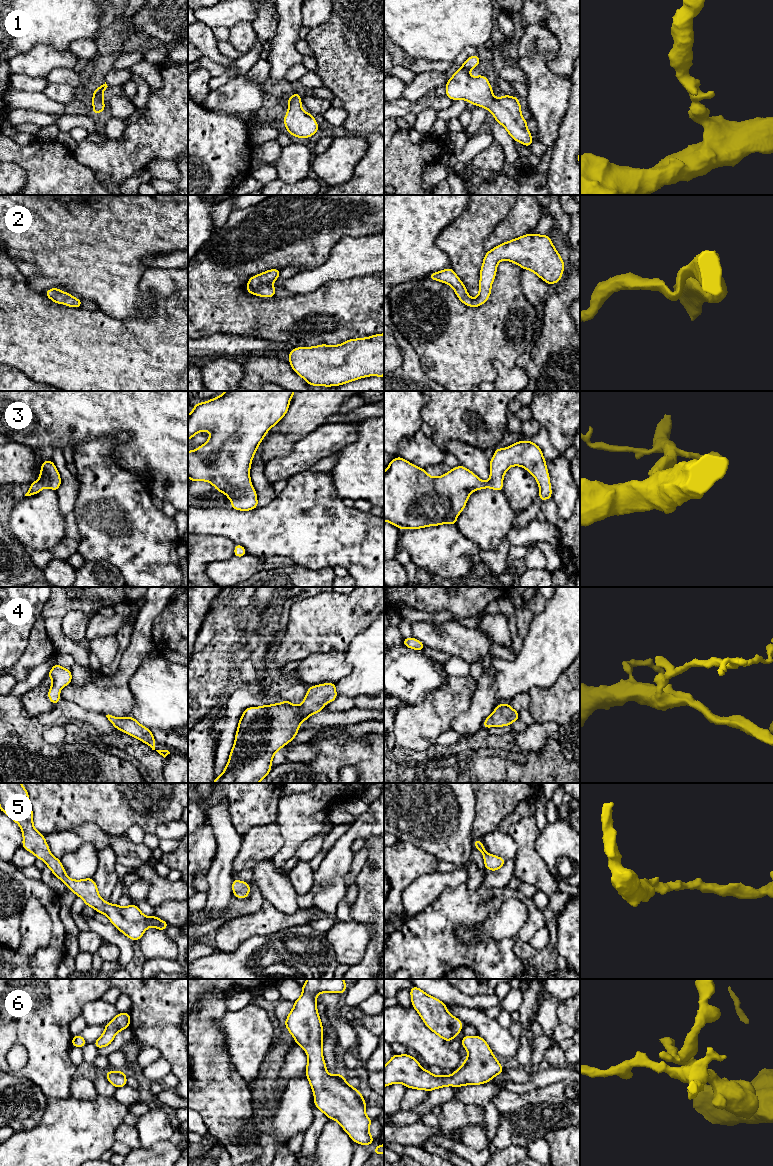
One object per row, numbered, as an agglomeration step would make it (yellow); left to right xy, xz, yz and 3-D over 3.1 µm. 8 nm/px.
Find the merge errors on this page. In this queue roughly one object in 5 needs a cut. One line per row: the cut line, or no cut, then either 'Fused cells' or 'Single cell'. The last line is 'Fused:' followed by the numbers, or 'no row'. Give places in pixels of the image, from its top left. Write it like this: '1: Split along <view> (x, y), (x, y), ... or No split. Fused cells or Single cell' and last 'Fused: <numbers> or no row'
1: No split. Single cell
2: No split. Single cell
3: No split. Single cell
4: No split. Single cell
5: No split. Single cell
6: No split. Single cell
Fused: no row

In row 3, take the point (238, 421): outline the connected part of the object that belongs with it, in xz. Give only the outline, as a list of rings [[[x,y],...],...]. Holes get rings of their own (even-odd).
[[[226,391],[214,399],[196,403],[188,415],[188,440],[200,431],[210,431],[207,442],[188,451],[188,477],[191,482],[206,481],[226,494],[235,510],[258,507],[252,487],[250,467],[254,454],[268,430],[287,413],[295,391]]]

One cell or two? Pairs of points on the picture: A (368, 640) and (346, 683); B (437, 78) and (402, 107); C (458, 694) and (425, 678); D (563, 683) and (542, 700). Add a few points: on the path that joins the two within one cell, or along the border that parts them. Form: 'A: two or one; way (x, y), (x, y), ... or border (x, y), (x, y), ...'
A: one; way (368, 651), (368, 662), (357, 673)
B: two; border (425, 95), (415, 101), (403, 98)
C: two; border (447, 676), (446, 680), (423, 701)
D: one; way (558, 687), (547, 698)

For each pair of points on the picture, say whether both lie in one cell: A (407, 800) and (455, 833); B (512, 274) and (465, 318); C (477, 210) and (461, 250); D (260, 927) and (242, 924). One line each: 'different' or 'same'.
A: same
B: same
C: same
D: same

